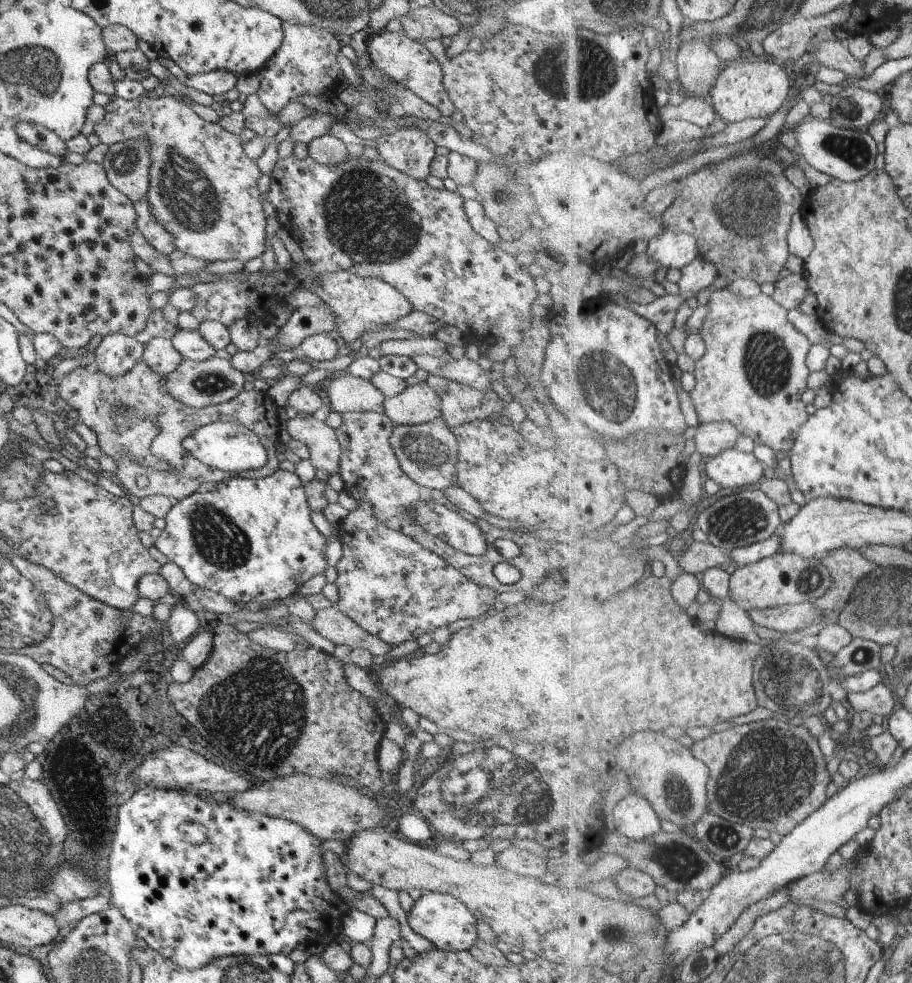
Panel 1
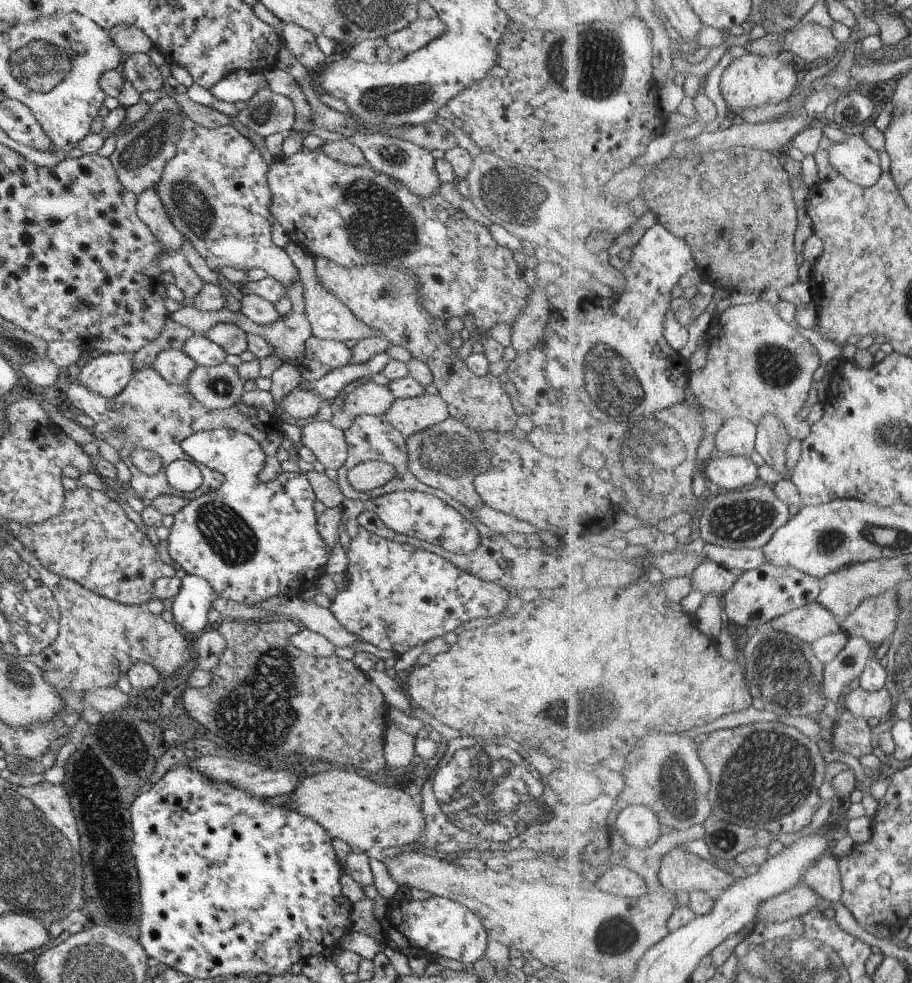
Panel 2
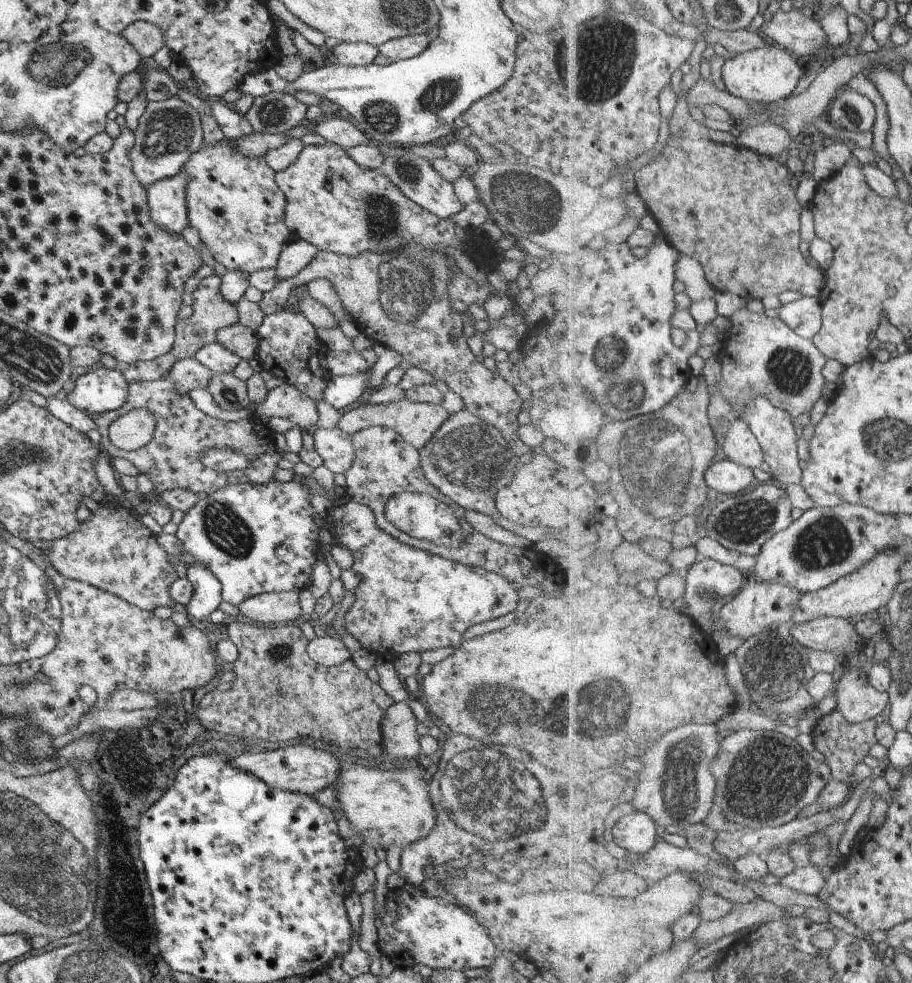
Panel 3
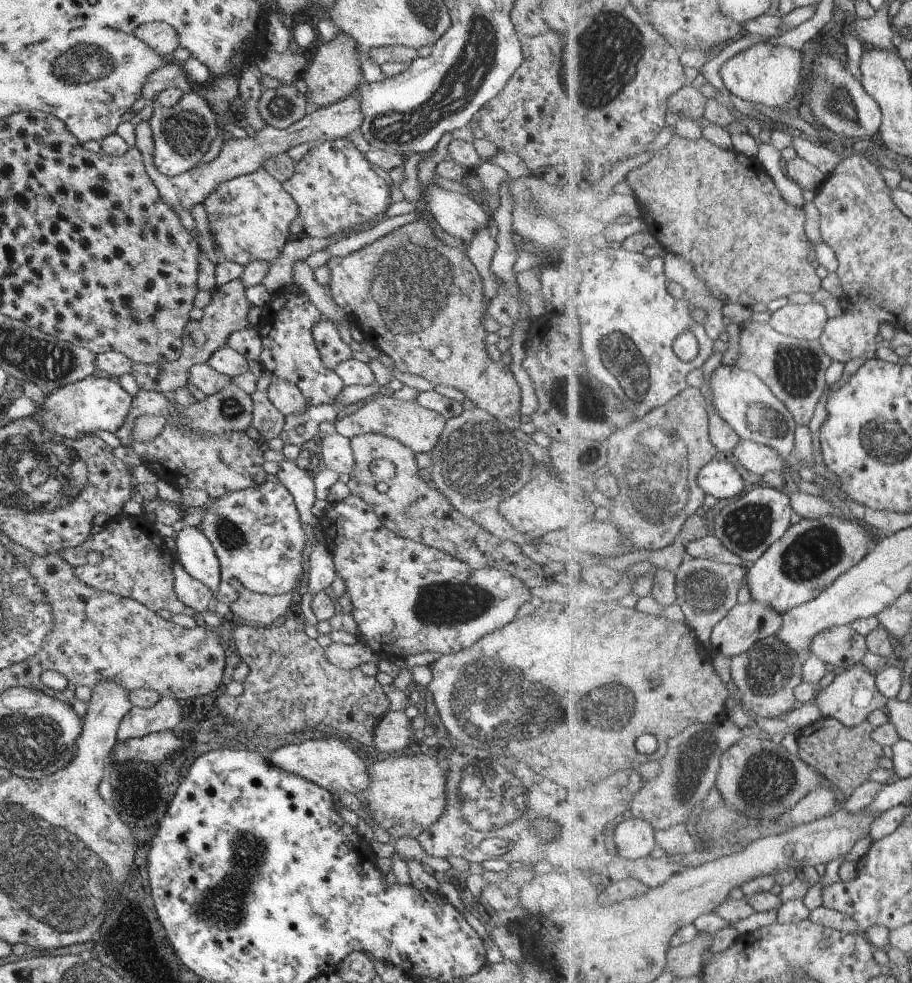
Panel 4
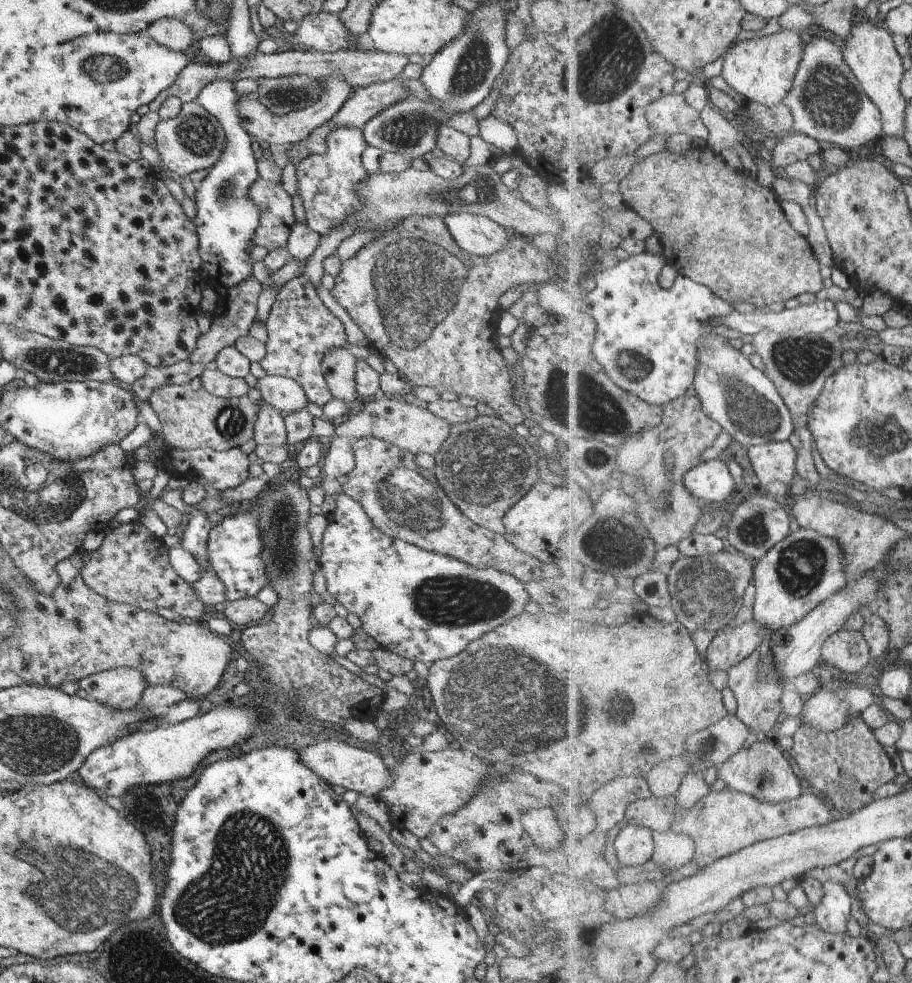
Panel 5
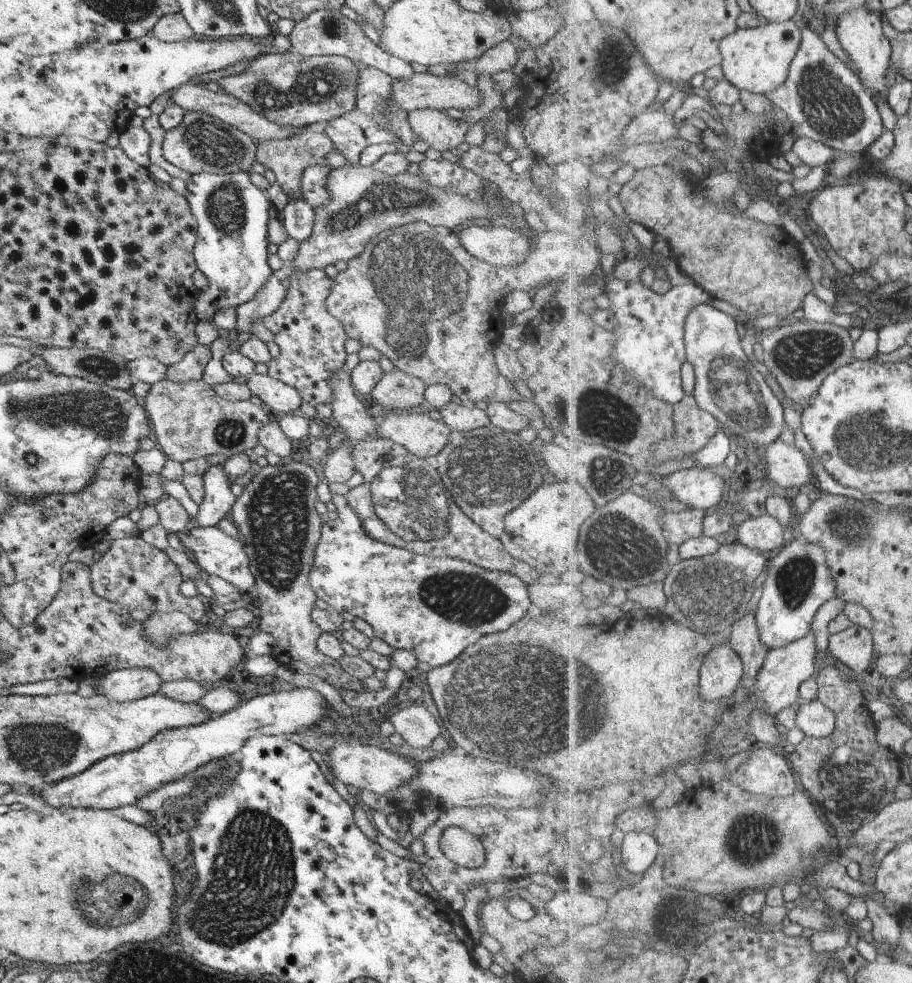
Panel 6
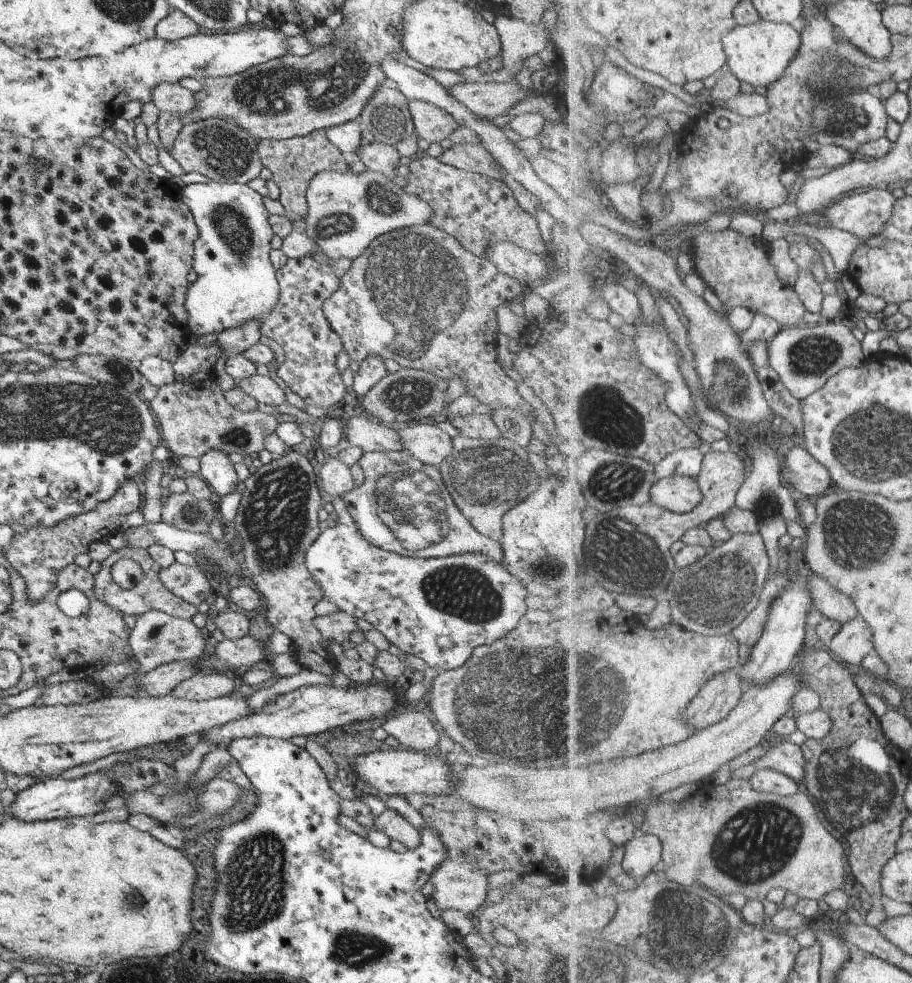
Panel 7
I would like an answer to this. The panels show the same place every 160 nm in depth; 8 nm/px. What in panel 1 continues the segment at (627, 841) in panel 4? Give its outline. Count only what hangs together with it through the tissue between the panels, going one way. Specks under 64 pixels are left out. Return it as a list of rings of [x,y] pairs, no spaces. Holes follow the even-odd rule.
[[[630,793],[615,808],[614,824],[619,835],[642,841],[660,833],[661,822],[653,805],[640,796]]]

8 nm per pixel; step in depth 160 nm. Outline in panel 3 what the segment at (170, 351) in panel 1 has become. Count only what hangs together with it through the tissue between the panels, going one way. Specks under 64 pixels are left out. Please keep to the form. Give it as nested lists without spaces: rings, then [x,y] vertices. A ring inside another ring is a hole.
[[[194,358],[181,359],[171,365],[167,379],[177,387],[179,393],[188,393],[195,388],[206,388],[213,373],[201,366]]]

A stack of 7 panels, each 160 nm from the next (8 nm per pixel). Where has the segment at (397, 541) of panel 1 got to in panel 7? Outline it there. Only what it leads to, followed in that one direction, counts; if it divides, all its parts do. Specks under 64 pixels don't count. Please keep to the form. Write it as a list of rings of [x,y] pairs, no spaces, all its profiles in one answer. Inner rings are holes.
[[[333,453],[327,454],[319,471],[321,486],[330,496],[335,521],[319,533],[319,536],[304,550],[304,565],[322,590],[323,597],[354,618],[362,618],[394,644],[402,655],[421,658],[429,667],[439,672],[457,669],[471,656],[472,650],[481,645],[490,645],[517,626],[526,610],[523,598],[531,590],[511,576],[503,565],[483,553],[465,553],[437,558],[399,556],[391,551],[369,544],[359,534],[341,494],[352,489],[353,481],[349,467]]]

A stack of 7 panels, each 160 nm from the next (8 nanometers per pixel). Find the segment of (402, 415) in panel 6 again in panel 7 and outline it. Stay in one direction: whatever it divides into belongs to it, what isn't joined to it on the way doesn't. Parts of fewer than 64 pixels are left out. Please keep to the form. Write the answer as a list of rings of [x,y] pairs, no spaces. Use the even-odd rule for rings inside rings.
[[[409,421],[396,428],[404,450],[423,464],[441,466],[453,450],[452,438],[436,424]]]

